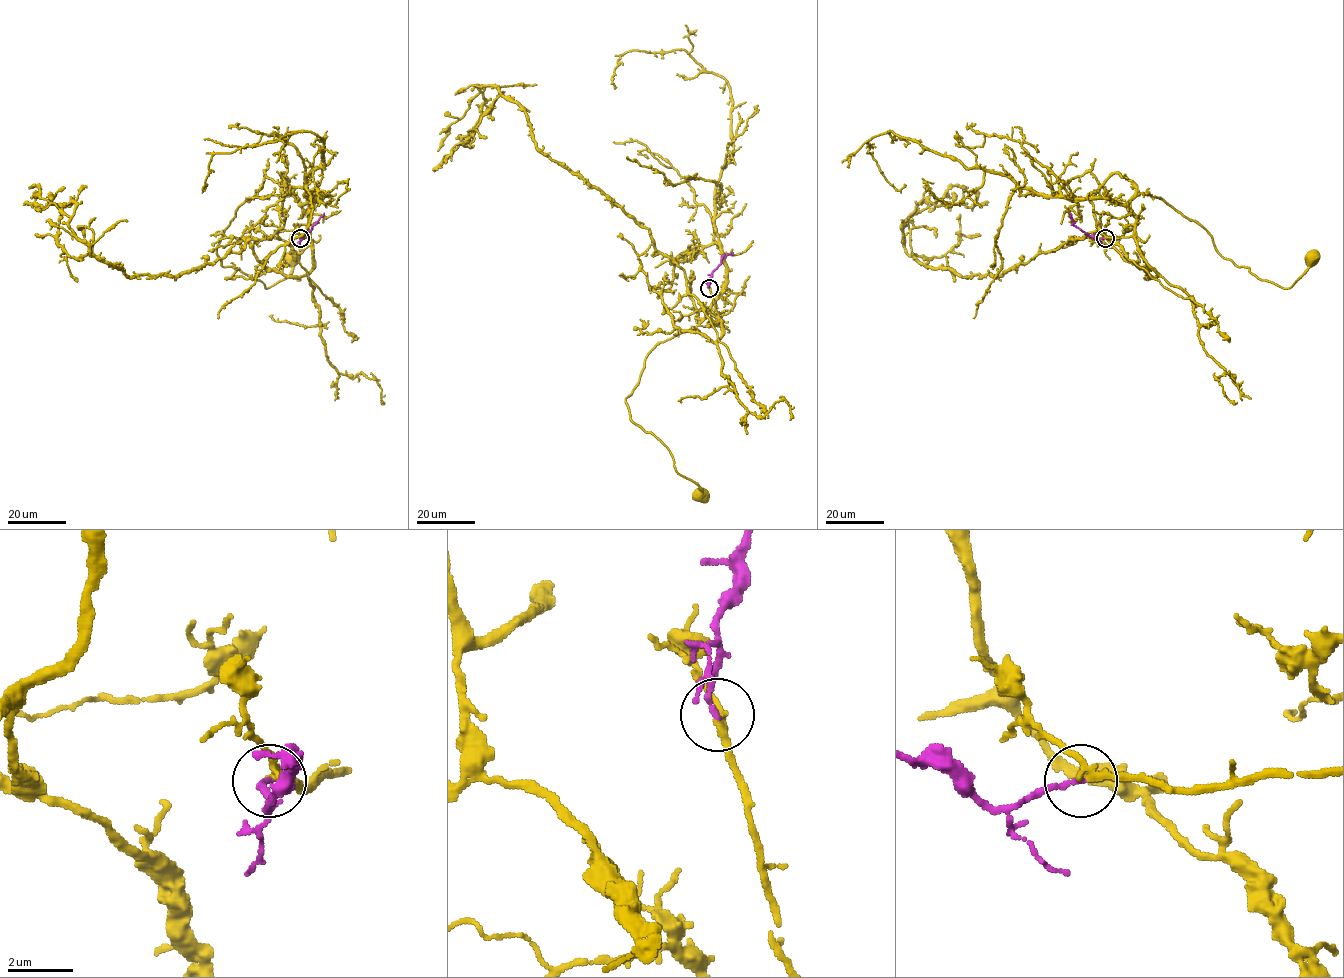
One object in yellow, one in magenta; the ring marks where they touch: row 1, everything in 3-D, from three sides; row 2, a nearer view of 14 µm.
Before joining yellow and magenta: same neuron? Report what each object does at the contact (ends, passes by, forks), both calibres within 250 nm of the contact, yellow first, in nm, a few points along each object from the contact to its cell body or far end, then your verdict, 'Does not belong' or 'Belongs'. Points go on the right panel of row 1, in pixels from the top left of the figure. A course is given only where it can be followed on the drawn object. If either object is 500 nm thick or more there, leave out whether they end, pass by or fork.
At the ring yellow passes by. At the ring magenta ends. Thickness 200 nm (yellow) against 150 nm. Course of yellow: (1106, 238), (1133, 233), (1136, 216), (1128, 204), (1142, 193), (1197, 221), (1224, 257), (1284, 288), (1311, 257). Course of magenta: (1105, 238), (1096, 240), (1073, 225), (1069, 213). Belongs

